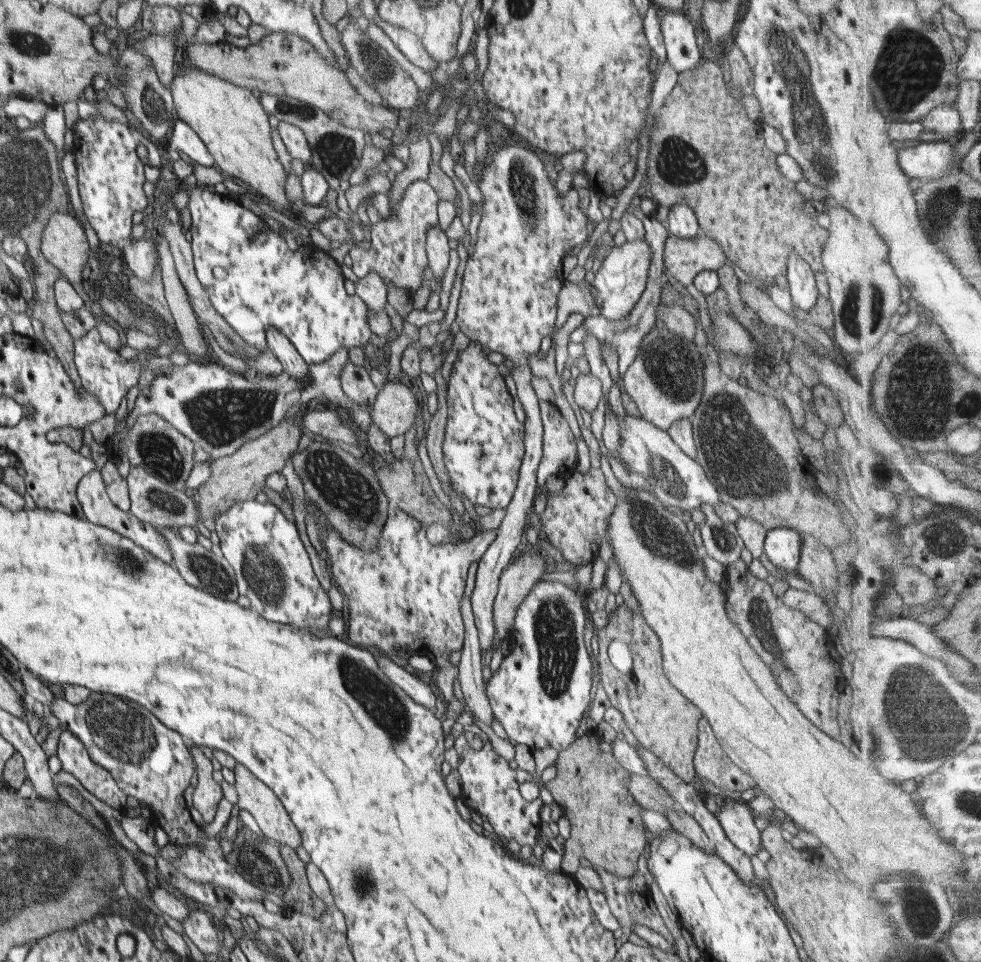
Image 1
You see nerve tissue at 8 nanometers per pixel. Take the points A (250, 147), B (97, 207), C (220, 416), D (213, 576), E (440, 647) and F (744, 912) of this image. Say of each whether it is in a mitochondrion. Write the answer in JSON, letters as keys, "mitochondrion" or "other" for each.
{"A":"other","B":"other","C":"mitochondrion","D":"mitochondrion","E":"other","F":"other"}

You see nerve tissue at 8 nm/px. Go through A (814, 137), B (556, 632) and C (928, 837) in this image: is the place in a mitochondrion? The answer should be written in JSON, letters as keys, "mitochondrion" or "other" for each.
{"A":"mitochondrion","B":"mitochondrion","C":"other"}

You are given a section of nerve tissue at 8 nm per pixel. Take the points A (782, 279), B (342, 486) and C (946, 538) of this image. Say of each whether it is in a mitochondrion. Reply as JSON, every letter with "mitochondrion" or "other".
{"A":"other","B":"mitochondrion","C":"mitochondrion"}

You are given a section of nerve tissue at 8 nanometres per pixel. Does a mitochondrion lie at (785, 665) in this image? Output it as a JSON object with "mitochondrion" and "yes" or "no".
{"mitochondrion":"yes"}

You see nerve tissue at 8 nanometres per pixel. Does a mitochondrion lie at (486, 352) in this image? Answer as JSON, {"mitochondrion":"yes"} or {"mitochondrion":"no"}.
{"mitochondrion":"no"}

